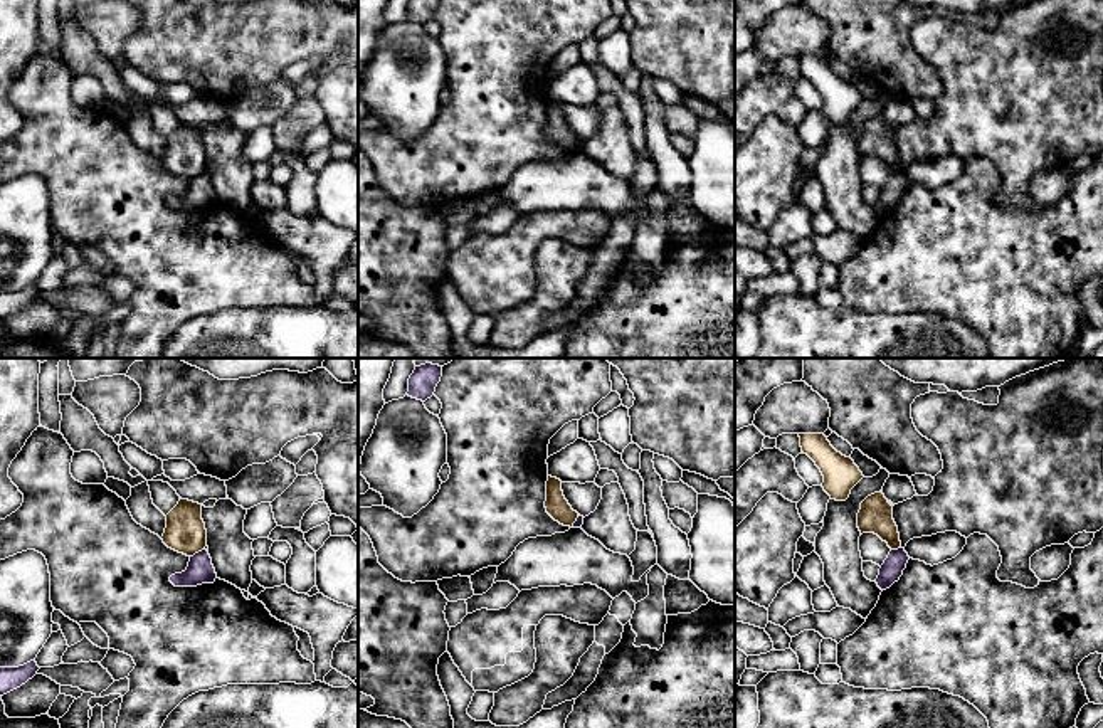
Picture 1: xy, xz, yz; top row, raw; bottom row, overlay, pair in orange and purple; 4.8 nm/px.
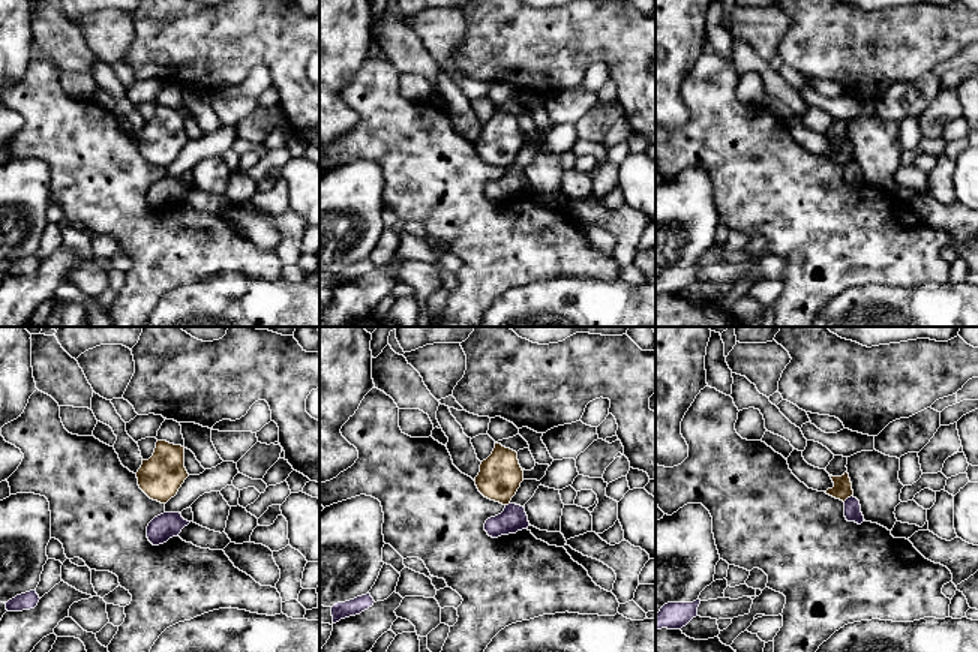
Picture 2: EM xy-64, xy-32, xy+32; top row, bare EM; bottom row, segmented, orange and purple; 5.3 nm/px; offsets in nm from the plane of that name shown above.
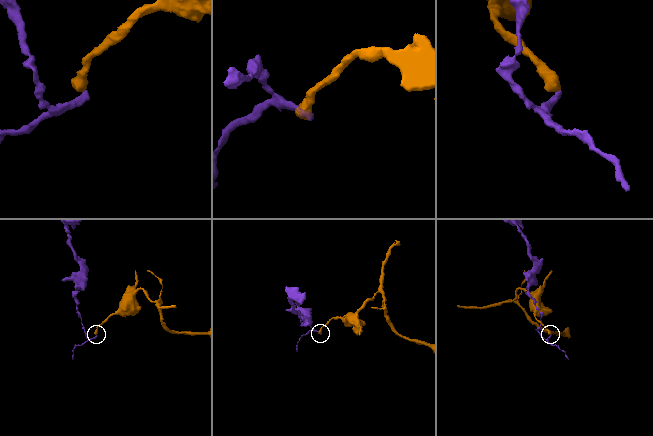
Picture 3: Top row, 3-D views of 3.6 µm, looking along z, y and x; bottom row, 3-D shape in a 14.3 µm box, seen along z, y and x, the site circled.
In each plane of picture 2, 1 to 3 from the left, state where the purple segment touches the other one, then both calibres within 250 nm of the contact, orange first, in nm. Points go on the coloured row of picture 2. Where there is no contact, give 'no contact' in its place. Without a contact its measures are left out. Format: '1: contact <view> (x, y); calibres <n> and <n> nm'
1: no contact
2: contact xy-32 (507, 504); calibres 240 and 140 nm
3: contact xy+32 (848, 496); calibres 100 and 100 nm

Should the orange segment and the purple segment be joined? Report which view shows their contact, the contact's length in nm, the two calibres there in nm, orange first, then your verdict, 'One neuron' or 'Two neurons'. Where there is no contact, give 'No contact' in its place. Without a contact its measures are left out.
Touches orange in xy. Shared border 80 nm. Thickness 190 nm (orange) against 130 nm. Two neurons

